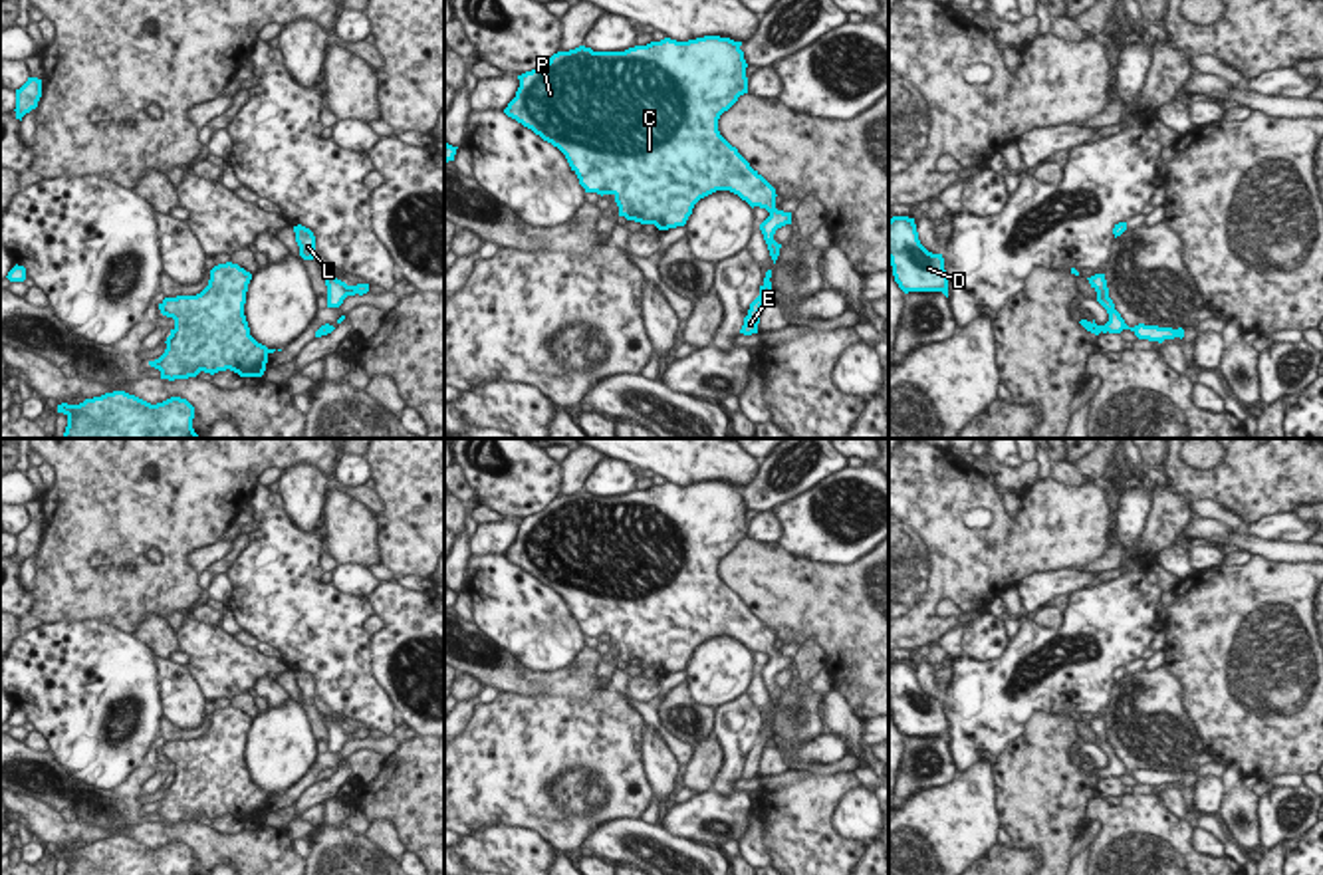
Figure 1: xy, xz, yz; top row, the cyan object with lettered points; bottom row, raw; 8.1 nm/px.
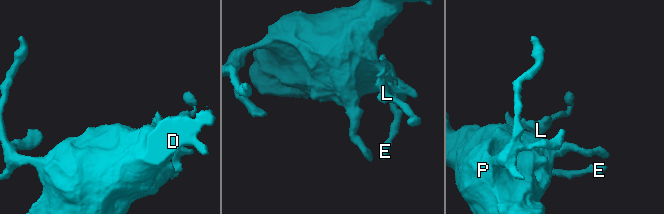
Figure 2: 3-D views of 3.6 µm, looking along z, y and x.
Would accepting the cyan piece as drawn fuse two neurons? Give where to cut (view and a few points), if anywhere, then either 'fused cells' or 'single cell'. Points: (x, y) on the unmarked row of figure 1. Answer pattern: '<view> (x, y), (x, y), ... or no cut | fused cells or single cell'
no cut | single cell

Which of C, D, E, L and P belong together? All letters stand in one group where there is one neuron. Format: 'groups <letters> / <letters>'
groups C D E L P

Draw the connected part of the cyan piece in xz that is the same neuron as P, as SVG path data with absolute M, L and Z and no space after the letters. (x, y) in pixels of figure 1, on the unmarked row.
M704 480L688 486L664 482L625 496L593 496L585 490L557 496L541 512L518 520L520 532L504 558L557 591L585 637L613 639L619 661L627 665L659 675L684 671L694 649L716 635L730 635L752 653L766 653L770 661L760 675L776 708L782 688L774 679L791 669L791 657L776 653L776 633L718 575L720 560L748 538L748 508L740 490L730 482Z

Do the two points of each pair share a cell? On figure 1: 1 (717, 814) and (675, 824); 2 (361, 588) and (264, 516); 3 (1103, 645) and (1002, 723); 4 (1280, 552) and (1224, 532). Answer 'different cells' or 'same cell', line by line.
1: same cell
2: different cells
3: same cell
4: same cell

